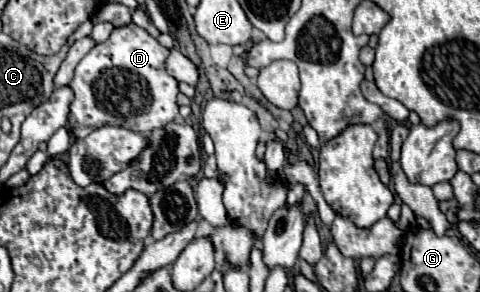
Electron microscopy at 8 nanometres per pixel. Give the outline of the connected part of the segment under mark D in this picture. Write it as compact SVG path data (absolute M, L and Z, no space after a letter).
M126 24L120 28L114 28L110 38L106 42L96 44L76 66L74 78L70 82L70 88L74 92L74 100L70 106L70 118L68 118L68 130L74 134L74 138L84 138L92 130L102 126L122 126L140 134L150 134L154 128L162 128L168 122L176 120L178 116L178 82L166 72L164 60L166 60L168 48L160 46L144 28L136 24Z

